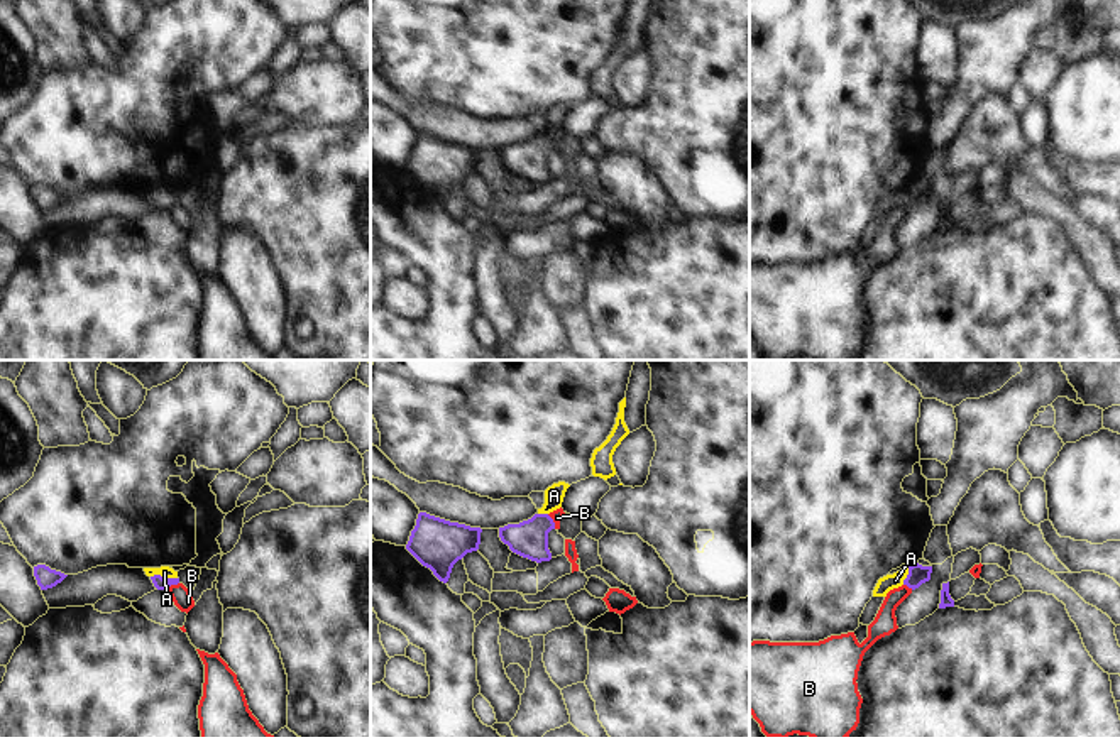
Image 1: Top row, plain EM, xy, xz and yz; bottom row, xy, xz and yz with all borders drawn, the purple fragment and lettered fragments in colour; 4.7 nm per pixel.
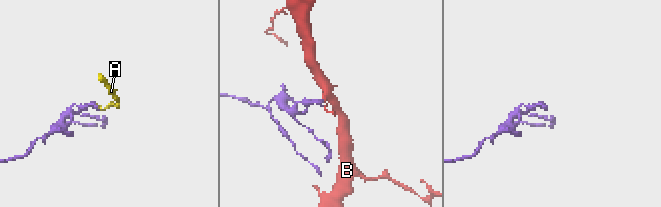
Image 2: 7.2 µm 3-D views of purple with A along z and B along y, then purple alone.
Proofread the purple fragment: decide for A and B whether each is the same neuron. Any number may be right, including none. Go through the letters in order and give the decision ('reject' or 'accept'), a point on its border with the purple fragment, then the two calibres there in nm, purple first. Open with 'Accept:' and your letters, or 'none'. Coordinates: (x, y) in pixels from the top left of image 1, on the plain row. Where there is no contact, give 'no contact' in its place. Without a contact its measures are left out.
Accept: A
A: accept; contact xy (163, 200); calibres 60 and 60 nm
B: reject; contact xz (552, 142); calibres 180 and 50 nm

